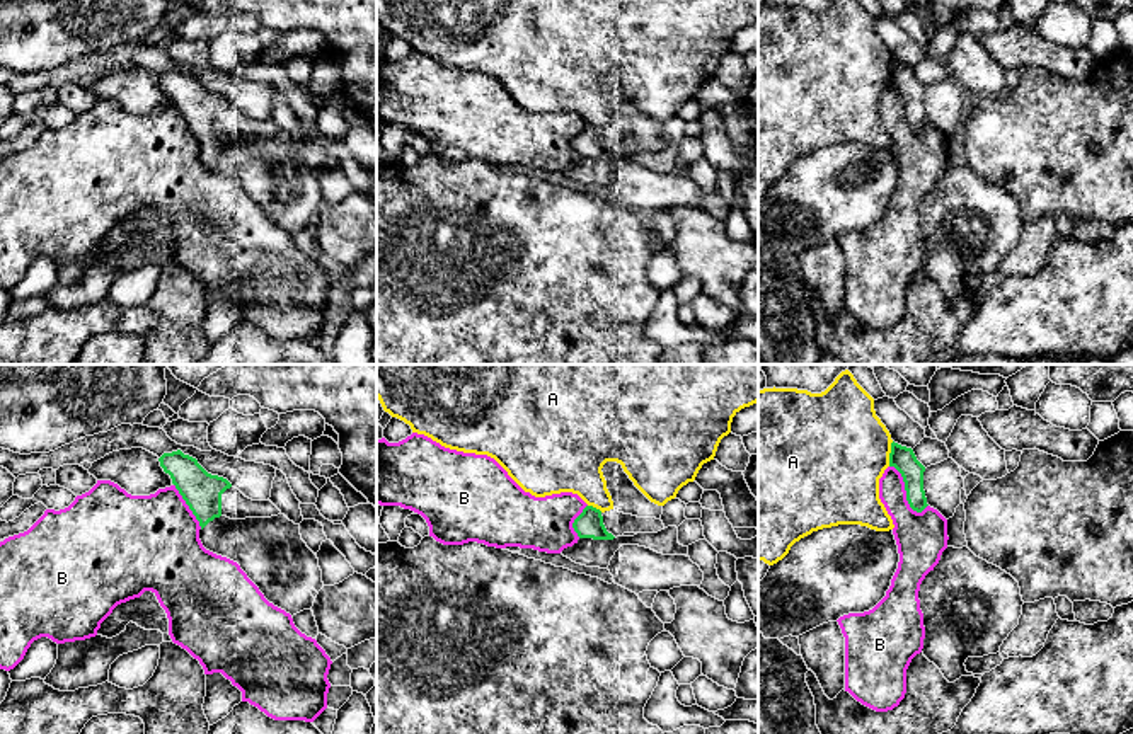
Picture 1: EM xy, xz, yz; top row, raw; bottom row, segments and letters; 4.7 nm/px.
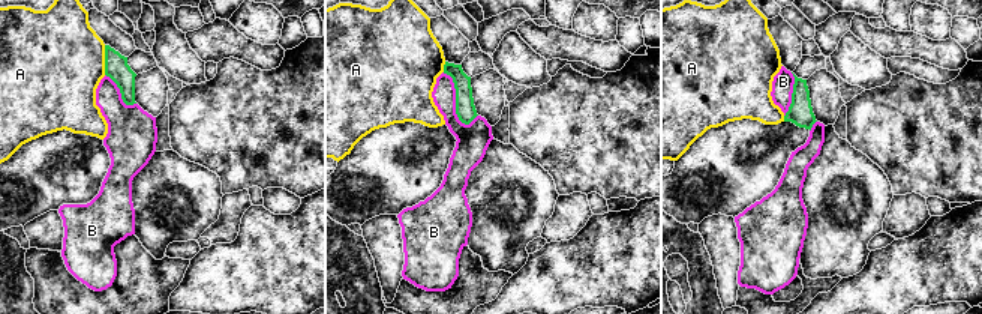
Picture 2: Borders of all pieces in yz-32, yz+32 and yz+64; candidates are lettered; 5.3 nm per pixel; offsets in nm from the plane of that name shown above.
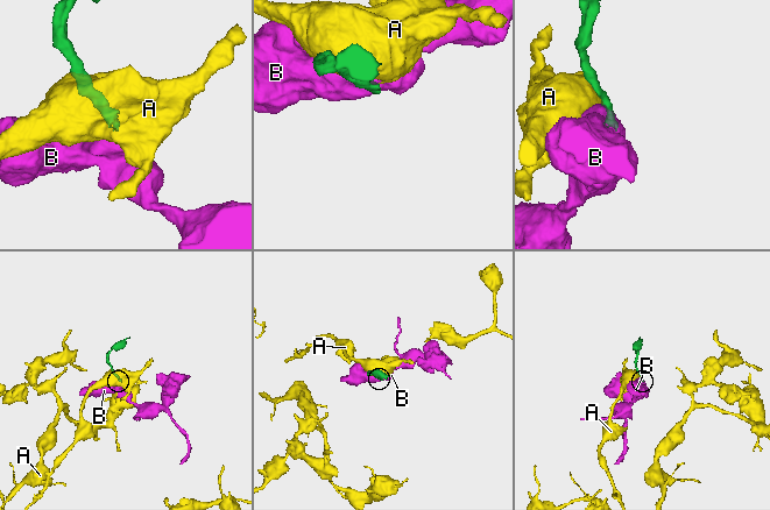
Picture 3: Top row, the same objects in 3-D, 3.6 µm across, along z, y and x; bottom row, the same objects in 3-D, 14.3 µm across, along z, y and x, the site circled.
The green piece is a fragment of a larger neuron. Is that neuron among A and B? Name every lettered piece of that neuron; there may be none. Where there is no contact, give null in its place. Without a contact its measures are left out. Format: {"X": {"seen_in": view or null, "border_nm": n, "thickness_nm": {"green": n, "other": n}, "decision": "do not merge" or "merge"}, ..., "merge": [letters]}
{"A": {"seen_in": "yz", "border_nm": 120, "thickness_nm": {"green": 120, "other": 480}, "decision": "do not merge"}, "B": {"seen_in": "yz", "border_nm": 280, "thickness_nm": {"green": 120, "other": 240}, "decision": "do not merge"}, "merge": []}

